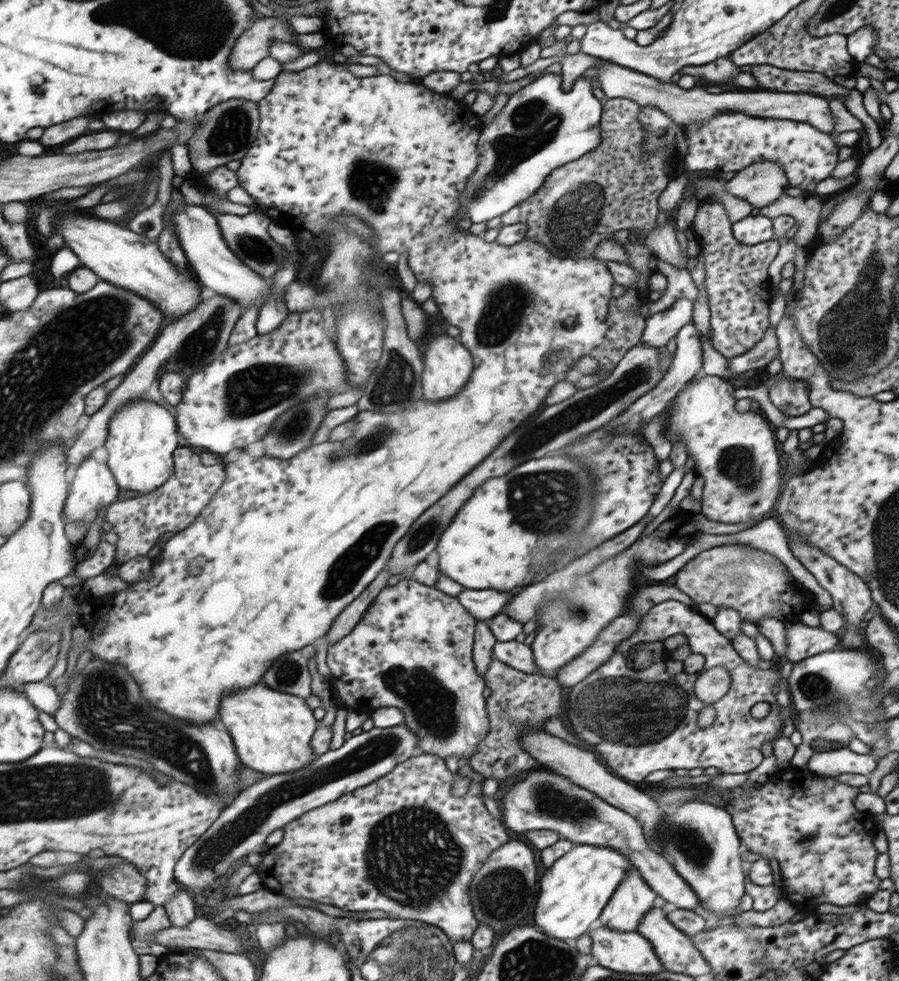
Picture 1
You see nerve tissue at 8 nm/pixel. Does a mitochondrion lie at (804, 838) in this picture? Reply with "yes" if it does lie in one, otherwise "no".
yes

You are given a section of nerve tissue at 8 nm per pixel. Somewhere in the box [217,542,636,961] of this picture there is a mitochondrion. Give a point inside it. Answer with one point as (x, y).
(411, 858)

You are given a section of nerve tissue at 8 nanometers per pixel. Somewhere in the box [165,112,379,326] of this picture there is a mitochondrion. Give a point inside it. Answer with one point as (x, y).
(255, 247)

